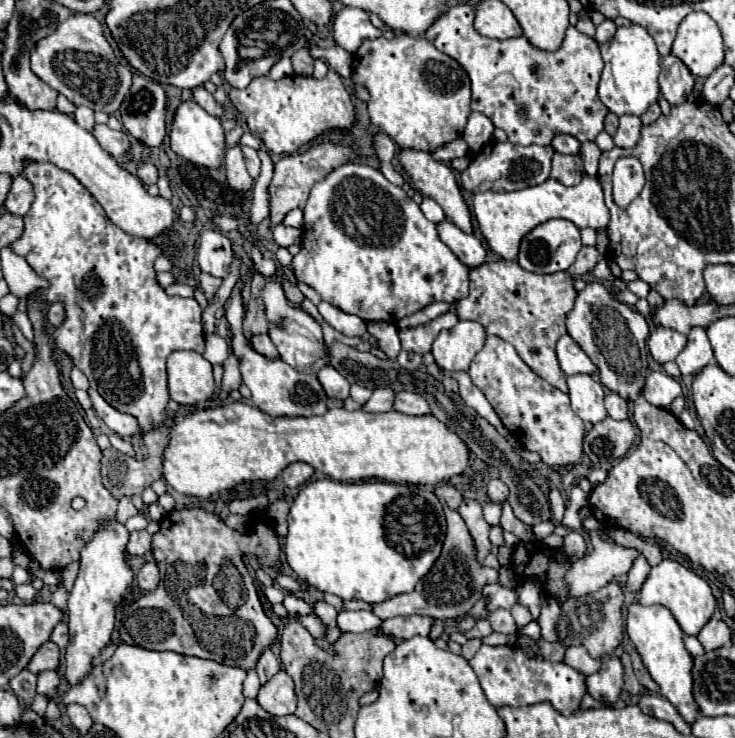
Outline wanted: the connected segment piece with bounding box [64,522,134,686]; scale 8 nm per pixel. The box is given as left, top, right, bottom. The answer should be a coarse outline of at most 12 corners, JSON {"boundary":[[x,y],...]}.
{"boundary":[[104,522],[68,598],[64,678],[78,686],[110,644],[134,572],[128,530]]}

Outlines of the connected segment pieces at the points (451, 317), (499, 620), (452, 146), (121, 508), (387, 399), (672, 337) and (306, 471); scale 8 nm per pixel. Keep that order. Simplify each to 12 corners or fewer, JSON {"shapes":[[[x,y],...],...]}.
{"shapes":[[[452,310],[398,332],[402,350],[422,356],[440,330],[458,324]],[[508,610],[488,616],[494,632],[514,634],[516,624]],[[462,138],[434,150],[434,160],[452,160],[468,154]],[[122,498],[118,504],[116,520],[124,524],[130,516],[136,516],[130,498]],[[376,388],[366,412],[392,410],[394,390]],[[656,328],[648,336],[648,350],[658,364],[674,360],[686,336]],[[306,462],[288,464],[282,472],[286,486],[308,482],[314,468]]]}

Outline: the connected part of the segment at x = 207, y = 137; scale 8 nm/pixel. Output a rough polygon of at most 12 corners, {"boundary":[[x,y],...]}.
{"boundary":[[194,100],[172,118],[170,148],[192,164],[218,168],[220,118]]}

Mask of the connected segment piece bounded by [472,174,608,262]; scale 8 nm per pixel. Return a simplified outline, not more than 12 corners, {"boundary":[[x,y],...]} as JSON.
{"boundary":[[554,178],[480,192],[474,216],[490,250],[514,262],[538,224],[606,228],[602,186]]}

